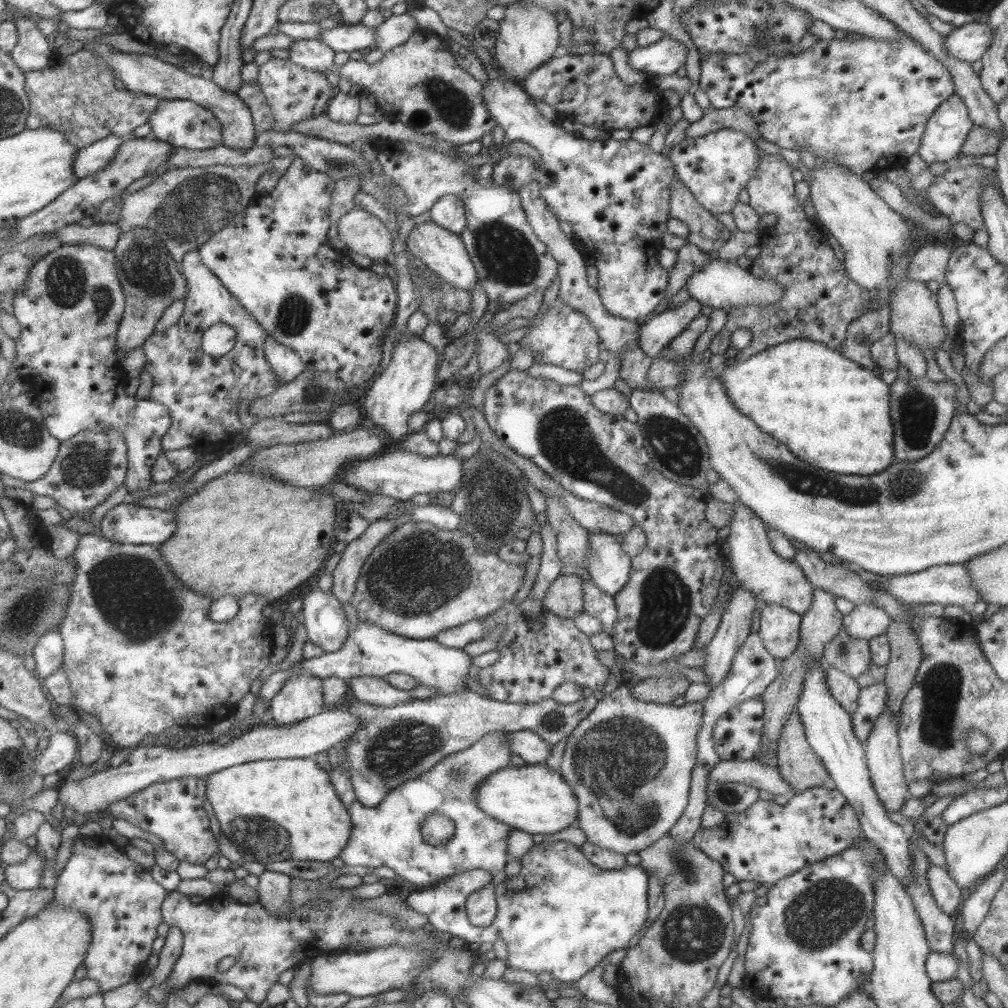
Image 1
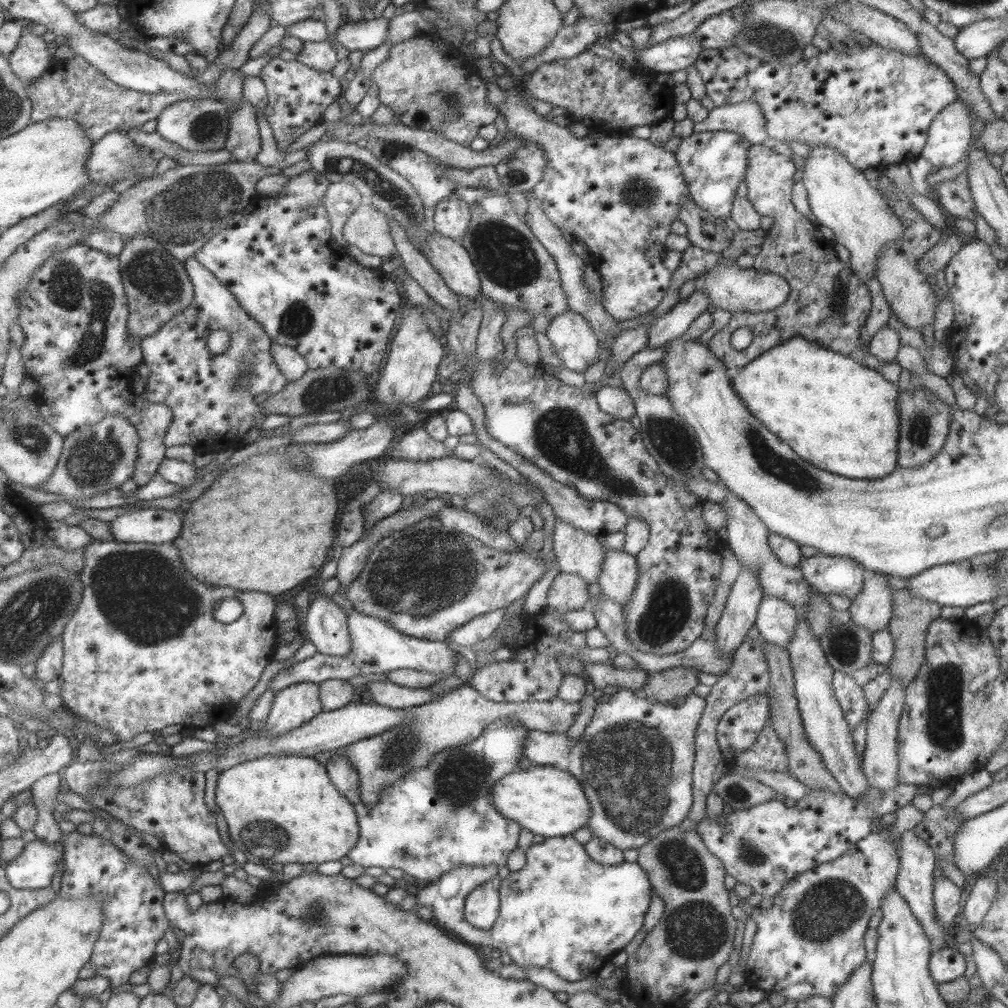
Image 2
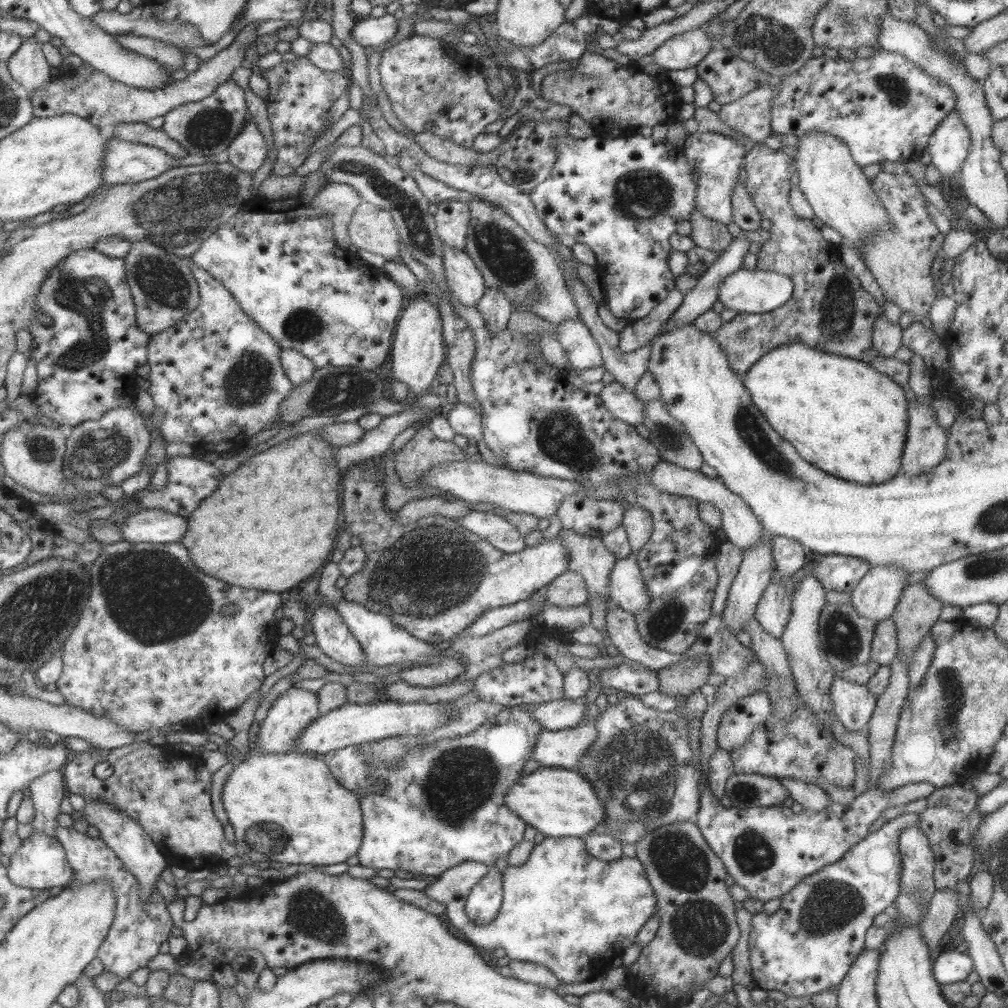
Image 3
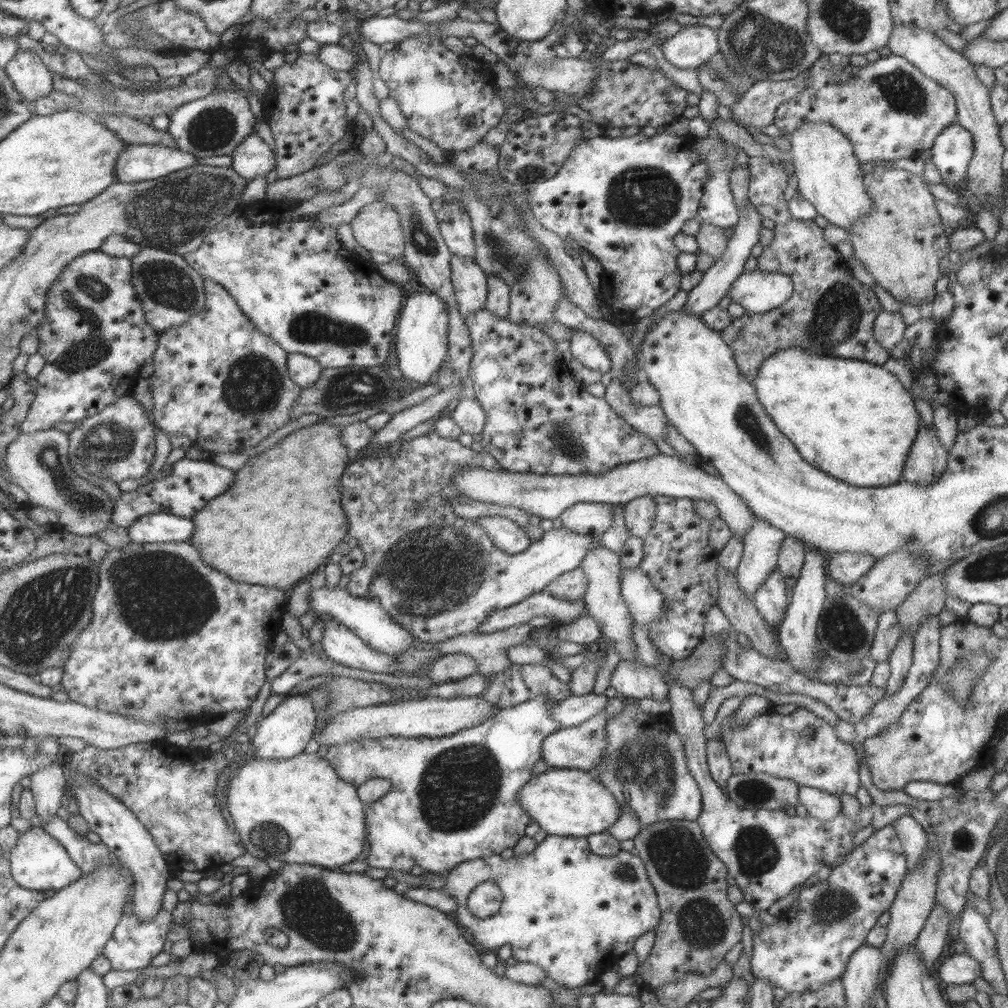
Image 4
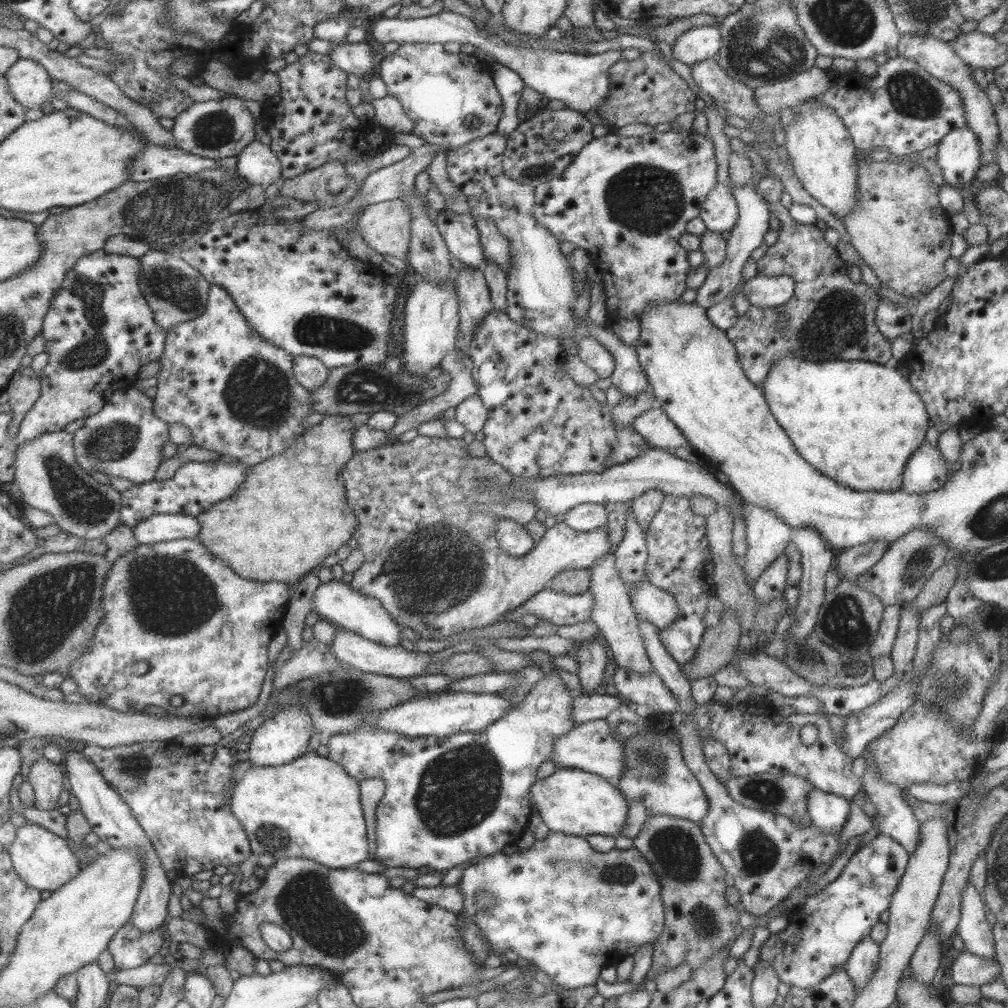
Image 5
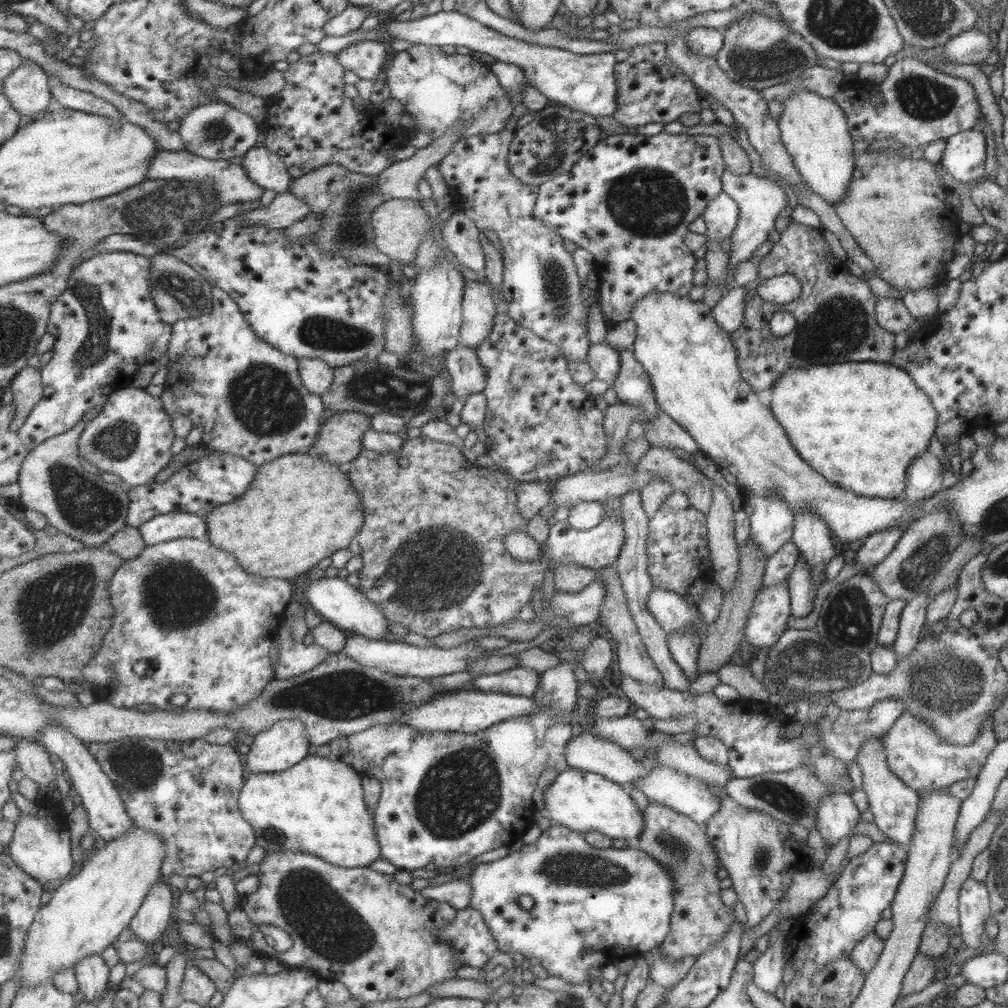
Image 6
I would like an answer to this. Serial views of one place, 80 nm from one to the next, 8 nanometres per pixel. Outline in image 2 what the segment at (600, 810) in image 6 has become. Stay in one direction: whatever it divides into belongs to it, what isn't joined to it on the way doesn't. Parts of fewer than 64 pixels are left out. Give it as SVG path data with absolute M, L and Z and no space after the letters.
M530 764L525 769L519 768L499 778L491 786L490 803L503 818L516 822L522 830L545 838L569 835L585 826L590 815L581 785L567 770L559 770L551 765Z

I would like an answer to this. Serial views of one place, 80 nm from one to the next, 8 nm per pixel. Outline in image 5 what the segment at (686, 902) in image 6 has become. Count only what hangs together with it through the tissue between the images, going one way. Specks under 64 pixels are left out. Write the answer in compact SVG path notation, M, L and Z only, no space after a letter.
M649 814L632 839L632 847L643 855L659 881L665 914L663 929L651 944L652 959L647 979L655 980L656 974L682 963L690 969L697 968L742 933L735 906L725 901L725 869L713 856L699 823L666 814Z

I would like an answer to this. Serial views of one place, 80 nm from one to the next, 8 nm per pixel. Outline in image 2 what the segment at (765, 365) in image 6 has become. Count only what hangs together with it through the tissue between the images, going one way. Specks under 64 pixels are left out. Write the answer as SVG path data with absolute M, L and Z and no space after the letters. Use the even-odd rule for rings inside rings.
M769 142L750 145L747 151L746 198L755 212L773 219L773 226L766 231L766 240L754 256L752 268L782 275L790 292L781 306L768 313L733 312L728 323L711 337L707 347L724 364L729 378L762 352L791 337L803 337L845 356L856 357L857 352L862 352L858 328L871 312L869 290L865 282L851 272L847 263L838 260L835 242L823 238L816 224L794 210L791 202L792 176L796 171L794 163L792 159L776 153ZM742 326L750 328L752 341L746 348L736 350L729 344L729 336Z

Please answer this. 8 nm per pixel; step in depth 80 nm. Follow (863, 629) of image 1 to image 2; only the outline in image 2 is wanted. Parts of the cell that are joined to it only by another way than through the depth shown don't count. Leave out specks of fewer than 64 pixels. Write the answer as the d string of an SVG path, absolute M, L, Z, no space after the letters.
M878 572L866 573L862 589L850 602L848 608L851 623L866 628L871 635L887 627L890 616L892 615L892 589L887 587L887 583L885 583L883 576L885 576L885 574L879 574Z

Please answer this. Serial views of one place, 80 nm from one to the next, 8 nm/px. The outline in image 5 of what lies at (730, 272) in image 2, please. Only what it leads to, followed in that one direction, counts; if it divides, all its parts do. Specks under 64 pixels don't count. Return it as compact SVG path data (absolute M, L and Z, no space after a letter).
M755 274L748 279L741 279L741 294L747 297L750 306L759 309L771 308L785 304L792 298L794 280L789 275L767 276Z

